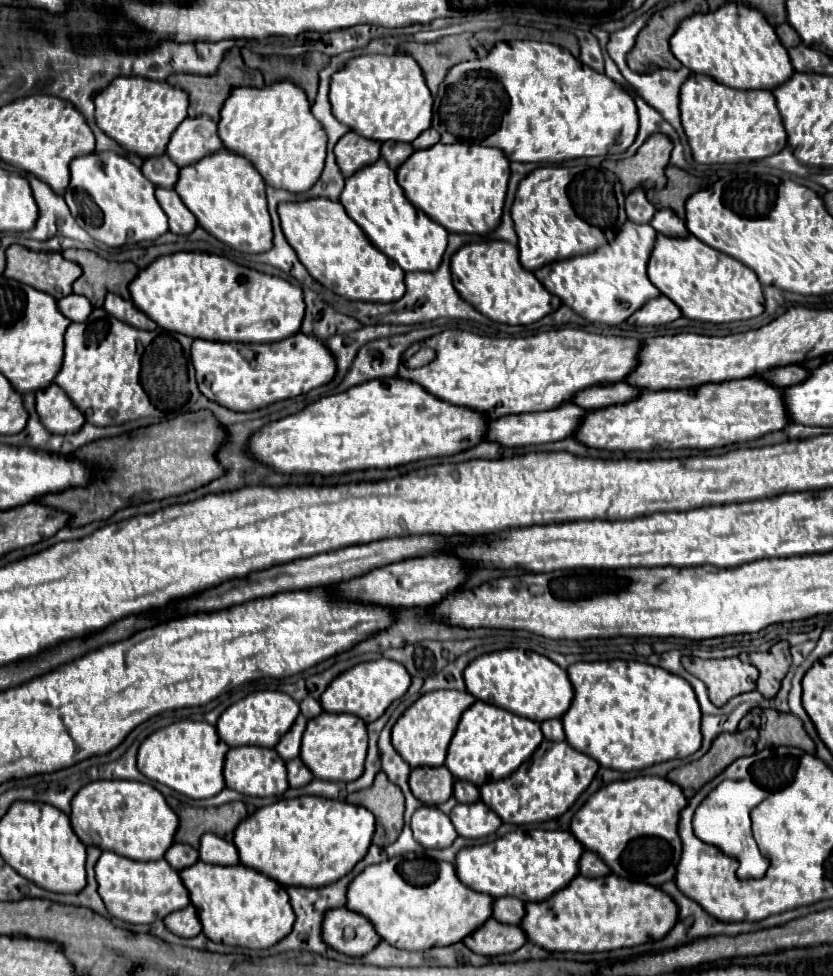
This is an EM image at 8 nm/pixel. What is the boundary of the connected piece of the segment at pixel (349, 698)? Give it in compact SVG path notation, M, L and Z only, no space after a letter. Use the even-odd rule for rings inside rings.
M387 658L363 662L339 674L327 686L327 690L321 696L321 706L325 712L337 712L337 714L347 712L359 716L363 722L373 722L387 710L387 706L393 700L401 698L407 692L409 684L411 684L411 676L407 676L407 668L403 668L403 664L395 664L393 660Z

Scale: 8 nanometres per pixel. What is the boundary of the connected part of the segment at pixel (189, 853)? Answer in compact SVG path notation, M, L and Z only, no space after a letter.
M173 844L165 852L165 860L171 864L171 868L175 868L179 872L179 870L195 864L199 860L199 852L187 844Z

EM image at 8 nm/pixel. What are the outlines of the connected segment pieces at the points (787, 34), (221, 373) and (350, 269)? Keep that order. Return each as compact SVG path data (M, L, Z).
M787 22L781 24L781 26L777 26L775 32L777 32L777 36L779 36L779 40L783 42L785 48L791 48L791 46L795 46L795 44L801 42L801 40L799 40L799 34L797 34Z
M301 332L273 344L237 344L193 340L191 362L195 366L199 392L233 412L249 412L273 402L307 394L335 376L333 356L315 336Z
M311 198L279 206L281 228L301 264L327 290L361 302L395 302L405 294L405 272L379 252L339 202Z

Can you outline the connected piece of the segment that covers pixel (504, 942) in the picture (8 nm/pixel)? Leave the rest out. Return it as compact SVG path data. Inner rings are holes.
M489 918L475 932L471 932L463 942L475 954L495 956L495 954L515 952L527 942L527 938L523 936L523 932L519 932L519 926L507 926Z

